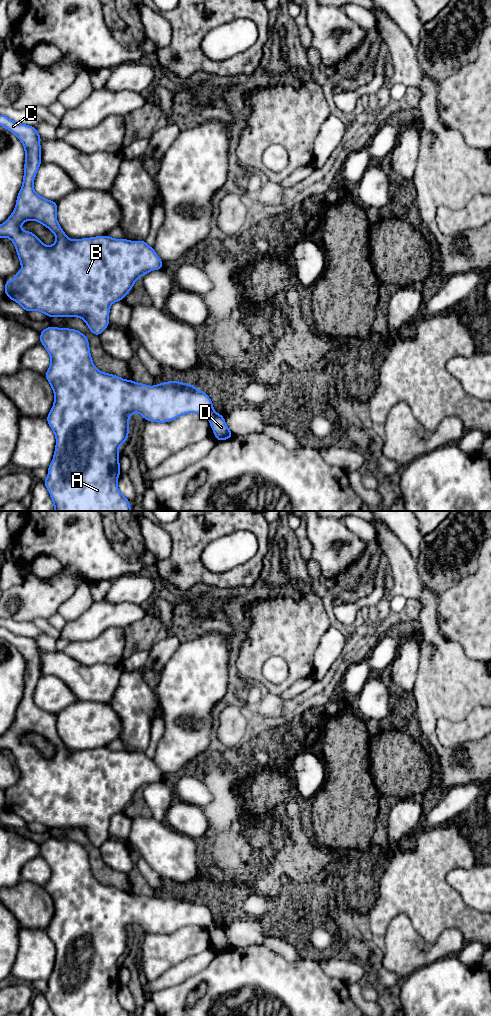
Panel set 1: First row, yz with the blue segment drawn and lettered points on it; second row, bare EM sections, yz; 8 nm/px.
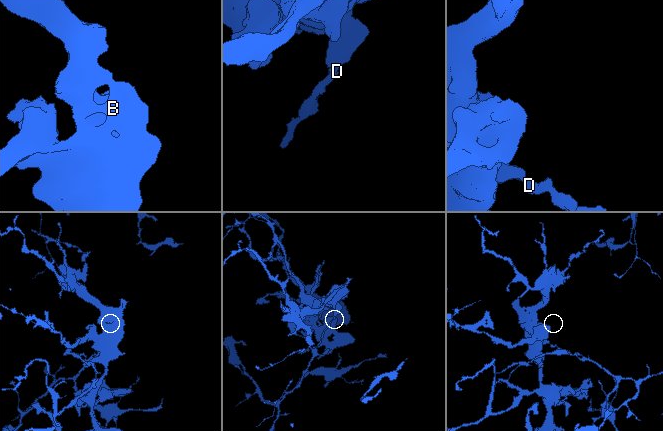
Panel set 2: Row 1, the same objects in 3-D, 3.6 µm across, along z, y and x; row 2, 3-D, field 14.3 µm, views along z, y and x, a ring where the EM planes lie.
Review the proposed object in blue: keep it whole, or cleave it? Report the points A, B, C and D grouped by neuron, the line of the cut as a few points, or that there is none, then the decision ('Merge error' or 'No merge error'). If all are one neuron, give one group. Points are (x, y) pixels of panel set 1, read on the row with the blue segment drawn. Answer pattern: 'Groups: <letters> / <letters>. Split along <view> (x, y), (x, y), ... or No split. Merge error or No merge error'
Groups: A B C / D. Split along yz (213, 410), (206, 416). Merge error

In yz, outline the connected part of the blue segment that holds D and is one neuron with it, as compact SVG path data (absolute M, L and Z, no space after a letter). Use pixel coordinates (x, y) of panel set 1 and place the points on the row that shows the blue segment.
M212 411L207 416L217 441L231 438L234 434L228 429L224 416Z

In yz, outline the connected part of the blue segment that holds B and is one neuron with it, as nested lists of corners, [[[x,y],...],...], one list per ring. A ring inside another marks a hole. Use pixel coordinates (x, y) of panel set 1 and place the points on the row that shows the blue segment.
[[[2,114],[0,126],[15,134],[25,148],[24,178],[16,207],[0,225],[0,237],[12,240],[23,267],[15,272],[14,281],[5,280],[6,297],[20,304],[25,312],[37,310],[48,317],[80,317],[90,332],[100,336],[109,326],[110,305],[124,299],[139,277],[163,268],[163,263],[145,240],[129,241],[106,235],[69,239],[57,221],[57,202],[39,196],[33,188],[34,178],[42,164],[41,136],[37,129]],[[29,220],[43,224],[55,234],[56,241],[52,246],[44,245],[34,233],[21,230],[21,224]]]

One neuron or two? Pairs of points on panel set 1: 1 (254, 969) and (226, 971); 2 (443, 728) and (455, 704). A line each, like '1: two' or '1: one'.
1: one
2: two

